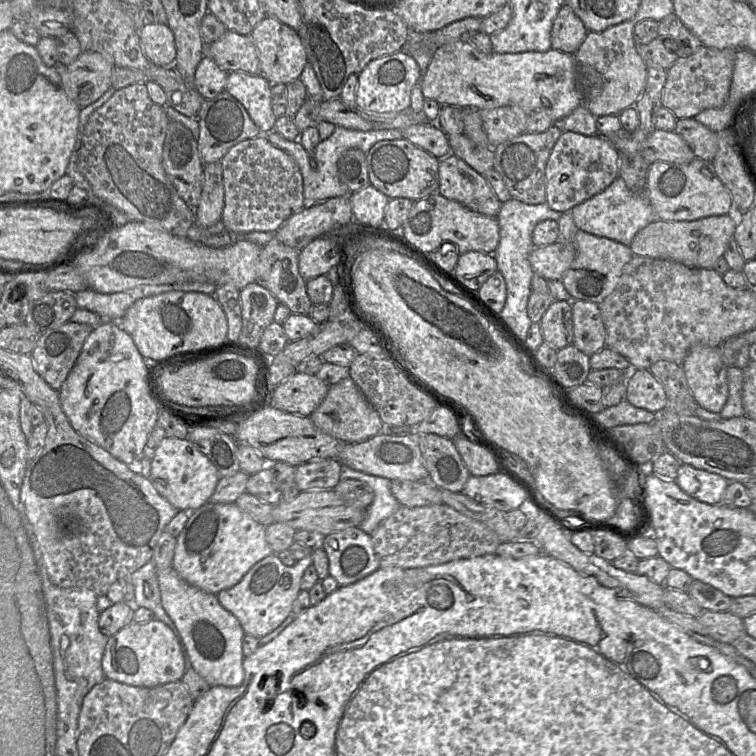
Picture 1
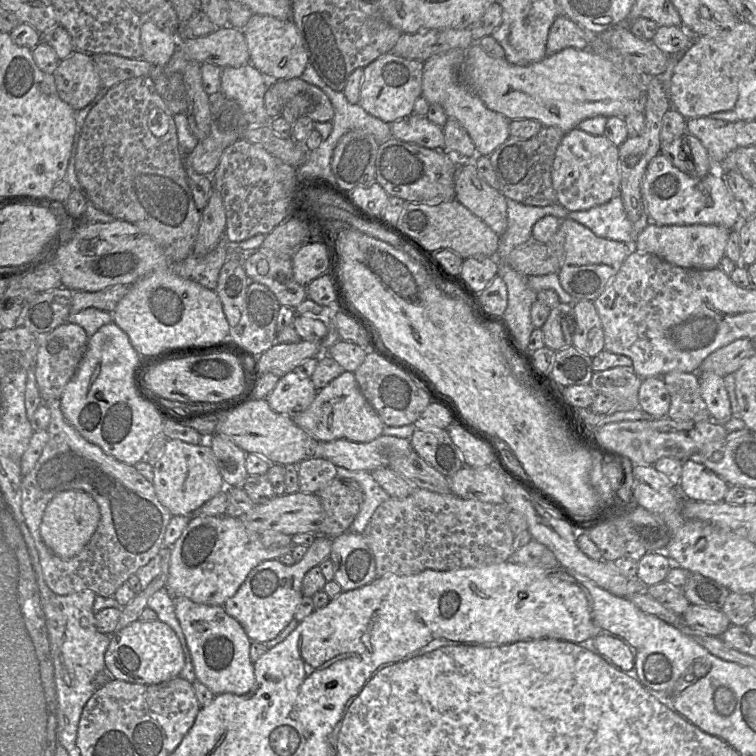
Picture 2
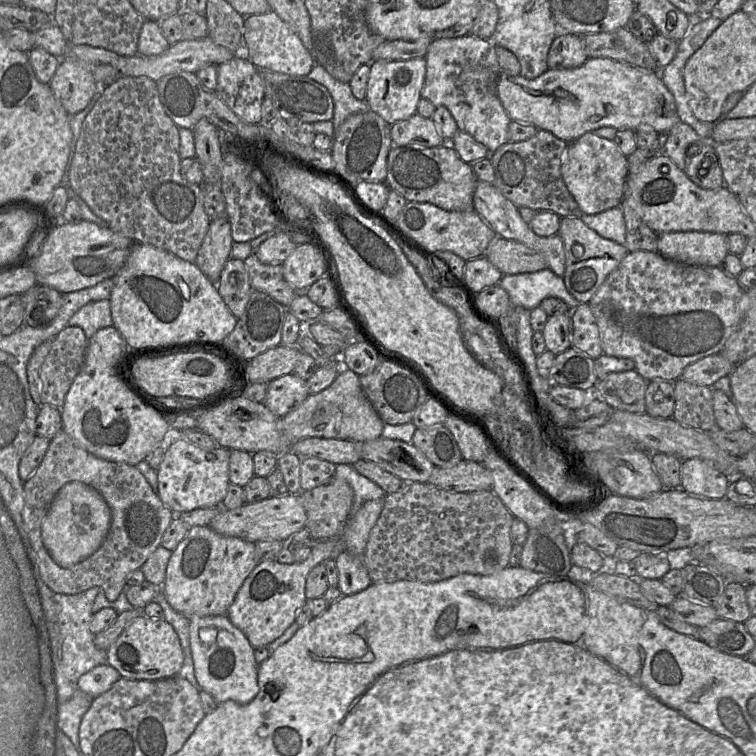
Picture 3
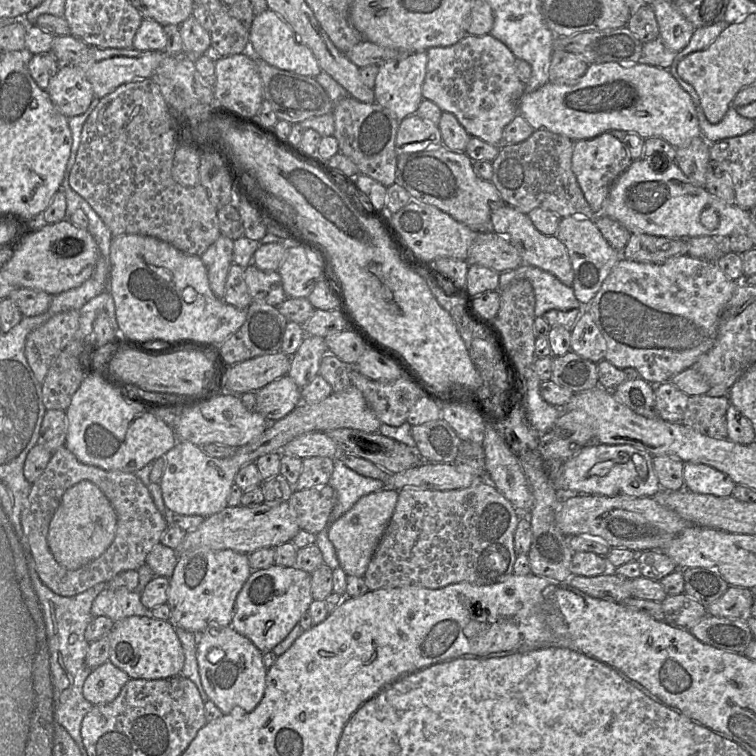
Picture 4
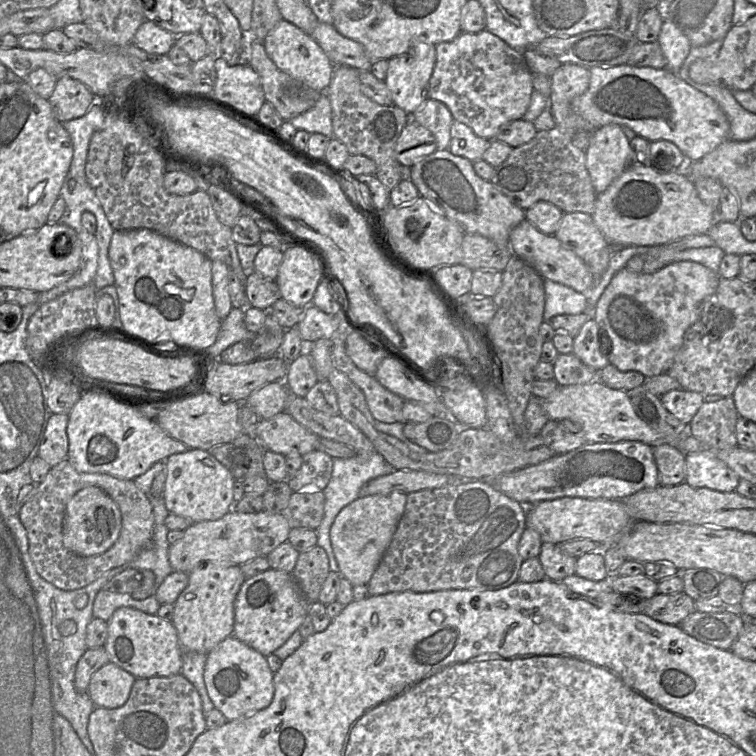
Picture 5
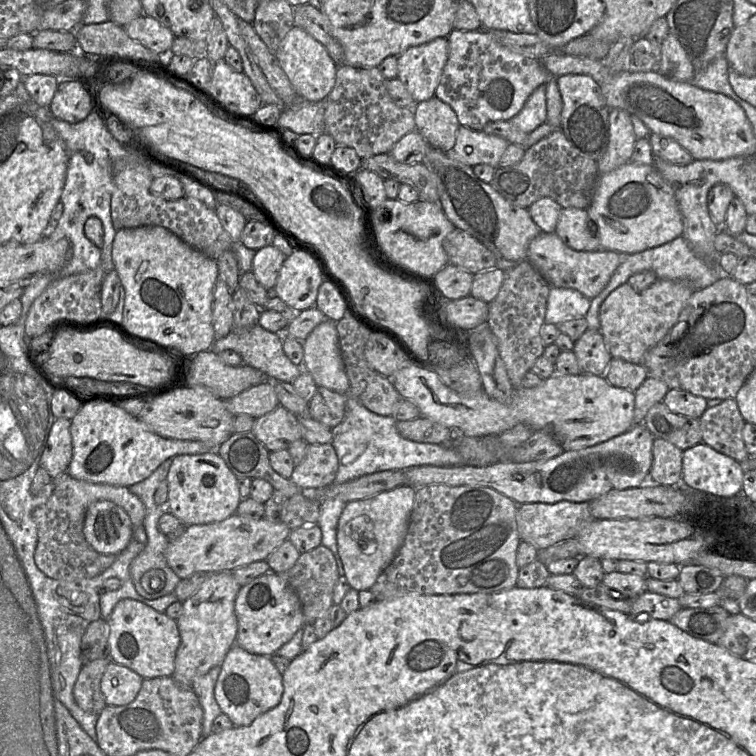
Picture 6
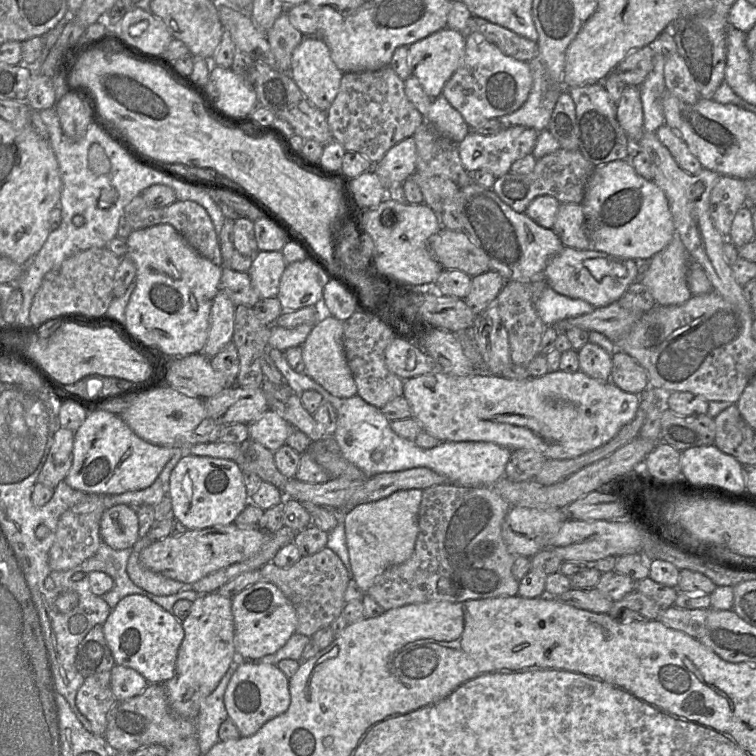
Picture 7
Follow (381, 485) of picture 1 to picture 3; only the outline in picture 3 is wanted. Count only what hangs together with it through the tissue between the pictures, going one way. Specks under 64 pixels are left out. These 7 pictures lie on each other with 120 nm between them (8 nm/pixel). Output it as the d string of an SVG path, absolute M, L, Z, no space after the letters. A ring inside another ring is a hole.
M337 464L335 476L347 481L354 491L354 501L349 518L353 518L366 501L381 499L386 496L382 488L370 479L359 474L352 465Z

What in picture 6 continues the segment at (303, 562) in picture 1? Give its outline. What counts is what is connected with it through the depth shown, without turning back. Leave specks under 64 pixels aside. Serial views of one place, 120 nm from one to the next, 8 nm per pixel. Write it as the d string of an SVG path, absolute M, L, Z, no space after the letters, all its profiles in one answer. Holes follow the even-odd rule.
M274 572L242 586L235 599L236 645L252 654L271 656L304 627L304 614L297 594Z

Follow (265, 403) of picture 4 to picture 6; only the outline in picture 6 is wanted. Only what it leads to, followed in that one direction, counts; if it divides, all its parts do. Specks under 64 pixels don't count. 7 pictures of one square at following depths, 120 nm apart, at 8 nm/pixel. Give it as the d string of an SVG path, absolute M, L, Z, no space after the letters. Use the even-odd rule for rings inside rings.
M269 379L224 401L226 408L233 415L247 414L255 419L272 412L279 406L273 381Z

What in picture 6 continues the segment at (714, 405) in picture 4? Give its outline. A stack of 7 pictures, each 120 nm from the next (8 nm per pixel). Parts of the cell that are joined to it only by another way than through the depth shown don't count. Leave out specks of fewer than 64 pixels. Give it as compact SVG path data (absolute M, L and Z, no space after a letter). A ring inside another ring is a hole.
M735 399L708 407L699 418L702 442L744 465L750 459L743 440L746 423Z

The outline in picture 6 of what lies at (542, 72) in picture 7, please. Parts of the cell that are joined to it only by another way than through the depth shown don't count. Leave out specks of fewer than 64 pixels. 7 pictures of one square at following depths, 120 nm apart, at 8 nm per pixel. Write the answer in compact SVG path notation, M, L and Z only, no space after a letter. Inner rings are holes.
M546 84L540 85L532 92L520 112L509 122L526 134L547 123Z

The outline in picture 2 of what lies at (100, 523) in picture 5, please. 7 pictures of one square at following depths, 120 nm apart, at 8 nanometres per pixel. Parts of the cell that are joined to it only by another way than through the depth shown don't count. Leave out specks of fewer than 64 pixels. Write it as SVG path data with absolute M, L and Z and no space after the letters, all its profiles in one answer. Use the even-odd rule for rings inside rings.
M81 490L59 492L47 505L41 523L41 537L51 552L61 558L80 553L100 522L100 509L93 497Z

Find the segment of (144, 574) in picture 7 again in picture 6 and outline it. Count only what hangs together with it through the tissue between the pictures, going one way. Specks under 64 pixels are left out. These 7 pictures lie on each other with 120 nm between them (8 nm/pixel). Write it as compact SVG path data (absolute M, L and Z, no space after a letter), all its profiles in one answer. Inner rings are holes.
M153 501L152 507L145 508L144 528L147 535L147 543L130 564L130 575L134 587L136 584L141 585L141 577L150 569L161 569L165 573L165 586L156 591L158 598L174 594L175 588L181 580L167 564L165 557L169 540L159 529L158 522L158 519L165 511L167 511L166 507L161 507L155 501Z

